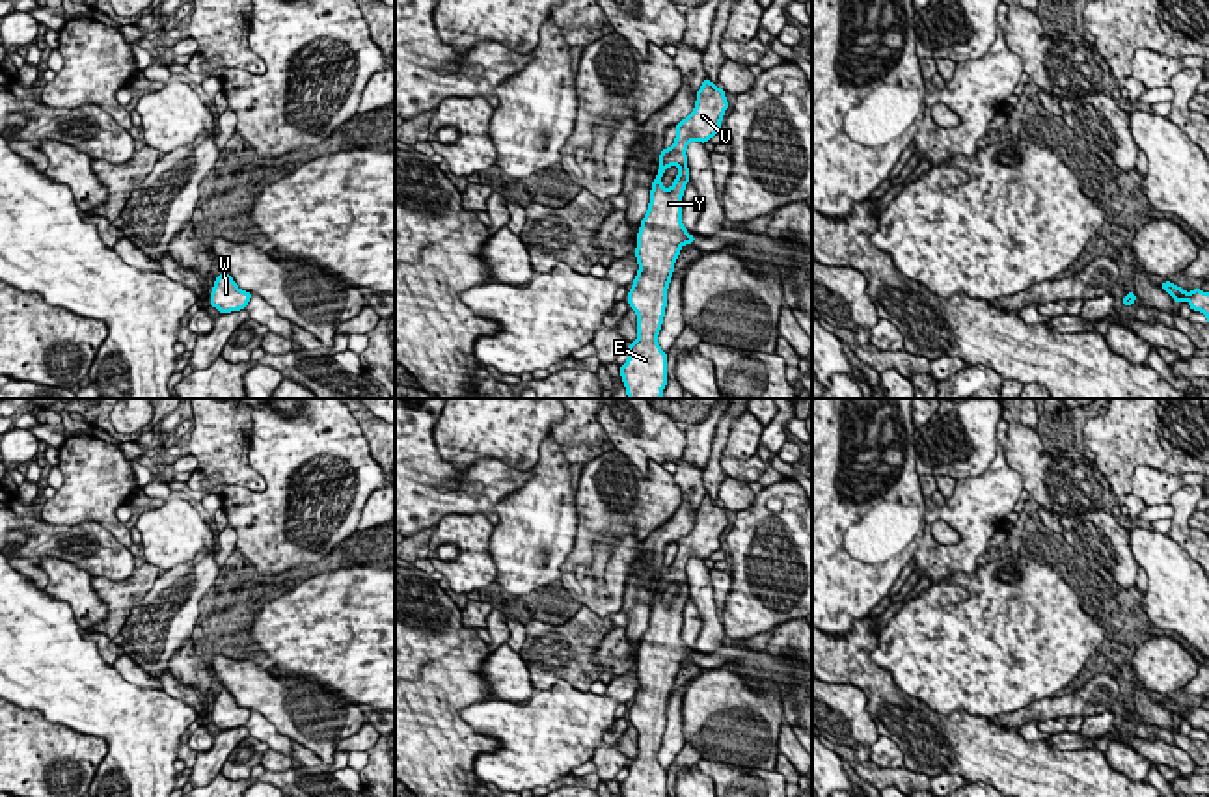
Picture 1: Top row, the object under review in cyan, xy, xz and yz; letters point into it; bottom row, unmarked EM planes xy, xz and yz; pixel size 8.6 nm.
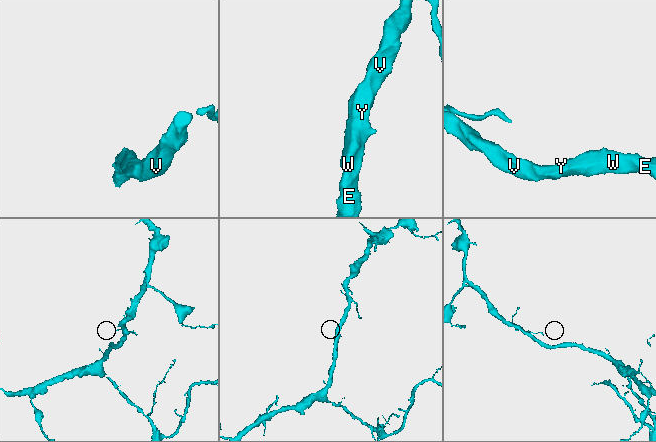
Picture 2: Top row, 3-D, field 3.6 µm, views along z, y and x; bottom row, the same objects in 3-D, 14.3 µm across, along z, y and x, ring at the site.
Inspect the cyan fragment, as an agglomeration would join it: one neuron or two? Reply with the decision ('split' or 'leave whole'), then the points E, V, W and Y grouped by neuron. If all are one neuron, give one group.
leave whole; groups E V W Y

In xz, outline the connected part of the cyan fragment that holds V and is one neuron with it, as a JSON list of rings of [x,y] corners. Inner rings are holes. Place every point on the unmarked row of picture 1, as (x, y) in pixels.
[[[704,495],[697,508],[695,527],[676,542],[674,561],[659,572],[661,583],[652,600],[648,629],[637,650],[639,689],[628,708],[628,721],[637,730],[637,758],[628,762],[630,775],[620,784],[622,797],[667,797],[667,771],[658,762],[667,704],[680,665],[695,659],[680,637],[682,613],[689,600],[686,566],[693,557],[706,561],[719,551],[727,525],[725,507]],[[669,583],[678,583],[680,588],[667,607],[661,594]]]

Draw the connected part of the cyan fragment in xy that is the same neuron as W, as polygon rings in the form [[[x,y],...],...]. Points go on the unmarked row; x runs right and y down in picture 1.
[[[224,687],[214,698],[211,723],[220,730],[231,730],[246,726],[250,715],[251,709],[240,708],[233,695]]]

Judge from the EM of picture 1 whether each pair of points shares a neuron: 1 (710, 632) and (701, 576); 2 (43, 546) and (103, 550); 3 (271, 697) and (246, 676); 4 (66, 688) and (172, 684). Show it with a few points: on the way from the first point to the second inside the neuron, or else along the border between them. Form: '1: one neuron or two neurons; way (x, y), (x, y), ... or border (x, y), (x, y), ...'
1: one neuron; way (710, 619), (701, 589)
2: one neuron; way (58, 550), (88, 559)
3: one neuron; way (265, 693), (252, 682)
4: two neurons; border (163, 688), (198, 714)

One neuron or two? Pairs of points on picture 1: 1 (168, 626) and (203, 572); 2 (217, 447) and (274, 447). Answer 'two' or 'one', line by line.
1: one
2: two

